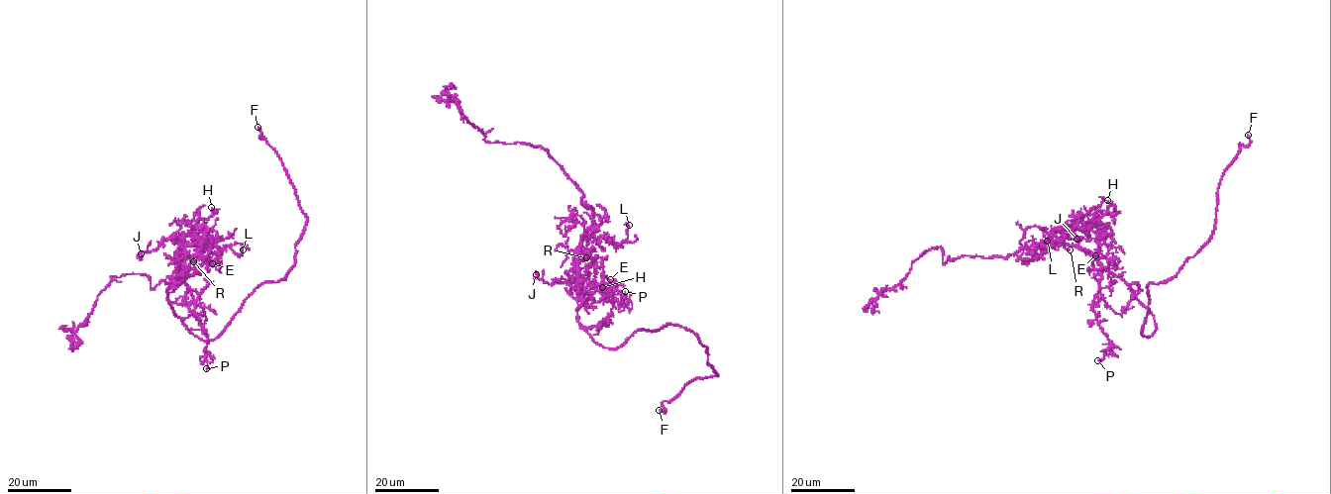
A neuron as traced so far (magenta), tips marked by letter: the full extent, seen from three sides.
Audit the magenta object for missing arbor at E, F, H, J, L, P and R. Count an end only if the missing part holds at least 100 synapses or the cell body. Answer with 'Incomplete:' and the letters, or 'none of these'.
Incomplete: F

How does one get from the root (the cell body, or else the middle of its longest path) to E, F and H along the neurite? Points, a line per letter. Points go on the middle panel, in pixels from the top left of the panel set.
E: (579, 305), (575, 252), (584, 251), (601, 259), (603, 284), (609, 293), (610, 279)
F: (579, 305), (578, 325), (603, 347), (672, 324), (707, 347), (716, 375), (689, 382), (659, 410)
H: (579, 305), (579, 288), (574, 288), (570, 281), (596, 302), (608, 293), (602, 287)

